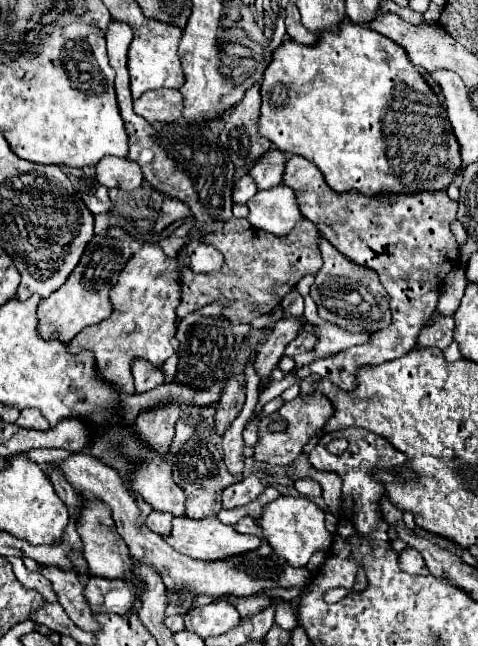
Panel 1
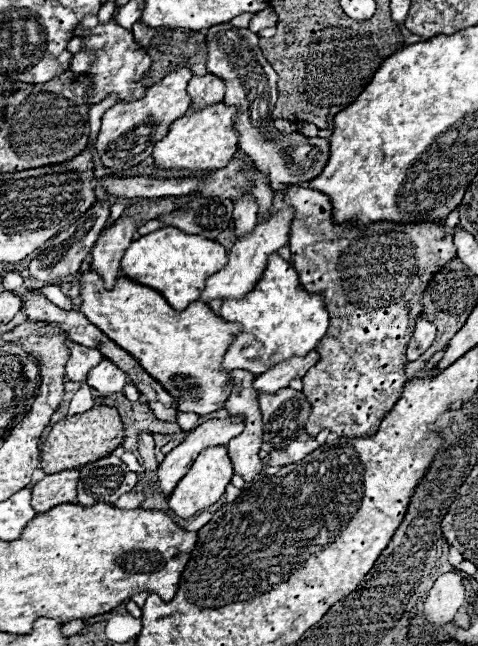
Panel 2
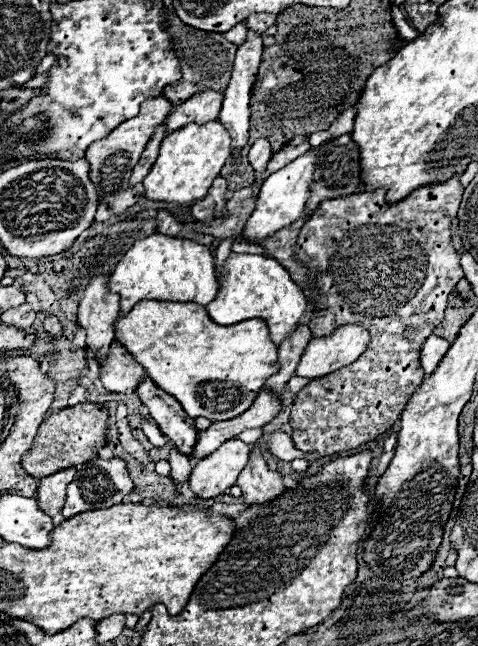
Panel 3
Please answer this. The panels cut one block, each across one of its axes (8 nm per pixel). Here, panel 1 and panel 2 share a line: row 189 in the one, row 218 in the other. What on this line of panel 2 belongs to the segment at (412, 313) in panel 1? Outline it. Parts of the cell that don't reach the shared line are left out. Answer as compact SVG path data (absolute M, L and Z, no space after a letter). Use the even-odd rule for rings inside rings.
M288 186L282 190L284 202L294 208L294 218L290 222L290 250L294 268L300 274L300 282L308 292L324 294L326 308L330 312L330 328L326 336L316 346L320 360L312 366L304 382L304 394L312 404L312 414L306 422L306 432L316 436L322 430L330 430L338 436L364 438L376 434L380 420L392 410L400 398L402 384L408 380L404 376L406 366L406 344L412 336L414 320L422 314L422 292L446 262L456 256L456 246L452 244L454 230L444 238L444 224L396 224L396 222L372 222L368 226L356 224L332 224L332 206L328 196L318 190Z

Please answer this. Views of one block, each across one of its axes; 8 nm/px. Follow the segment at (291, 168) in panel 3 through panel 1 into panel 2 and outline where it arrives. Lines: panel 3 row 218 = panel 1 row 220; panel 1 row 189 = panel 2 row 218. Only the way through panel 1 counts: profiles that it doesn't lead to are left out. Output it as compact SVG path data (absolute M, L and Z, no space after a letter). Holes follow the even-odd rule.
M274 192L274 210L272 216L264 222L258 222L256 230L248 236L242 236L236 240L236 244L232 246L232 250L228 252L228 266L222 268L220 272L216 272L212 278L206 280L206 288L200 294L200 302L210 304L212 300L228 300L228 298L242 298L248 294L248 290L252 290L258 280L262 278L266 264L268 264L268 256L278 252L282 246L288 244L288 232L290 232L290 220L292 220L292 206L282 202L282 196L278 192Z

